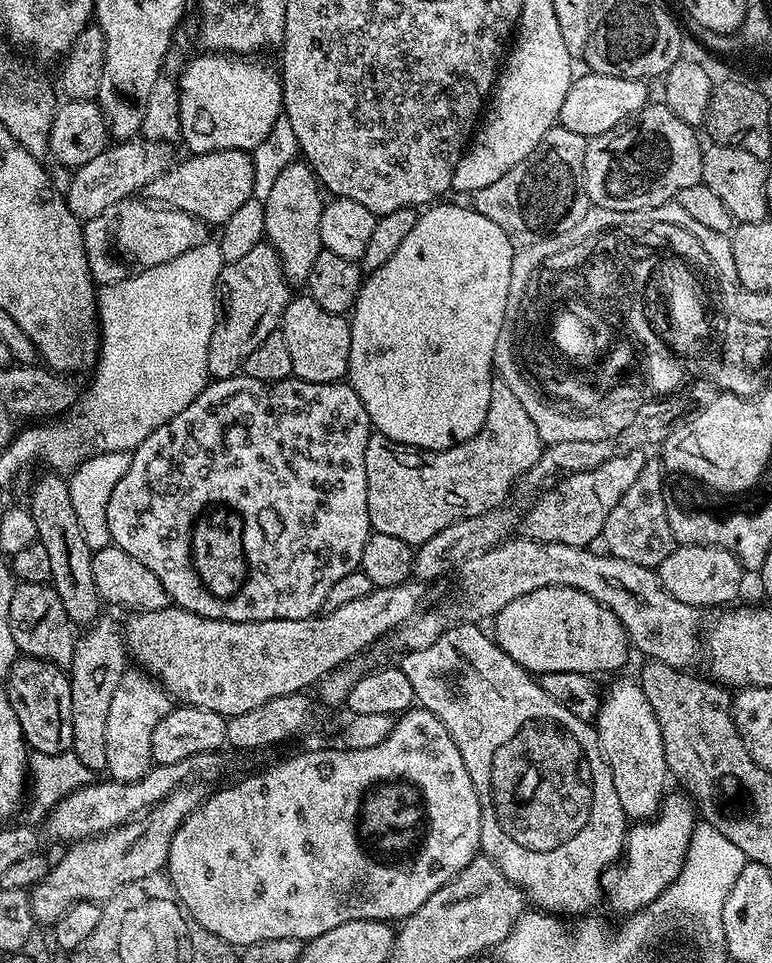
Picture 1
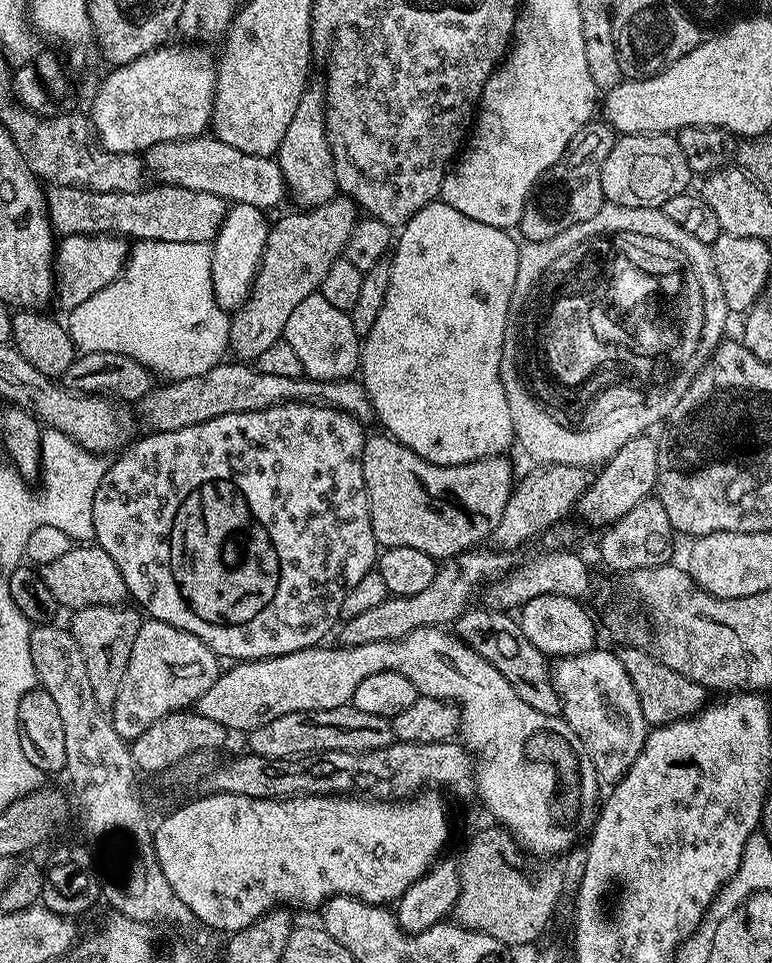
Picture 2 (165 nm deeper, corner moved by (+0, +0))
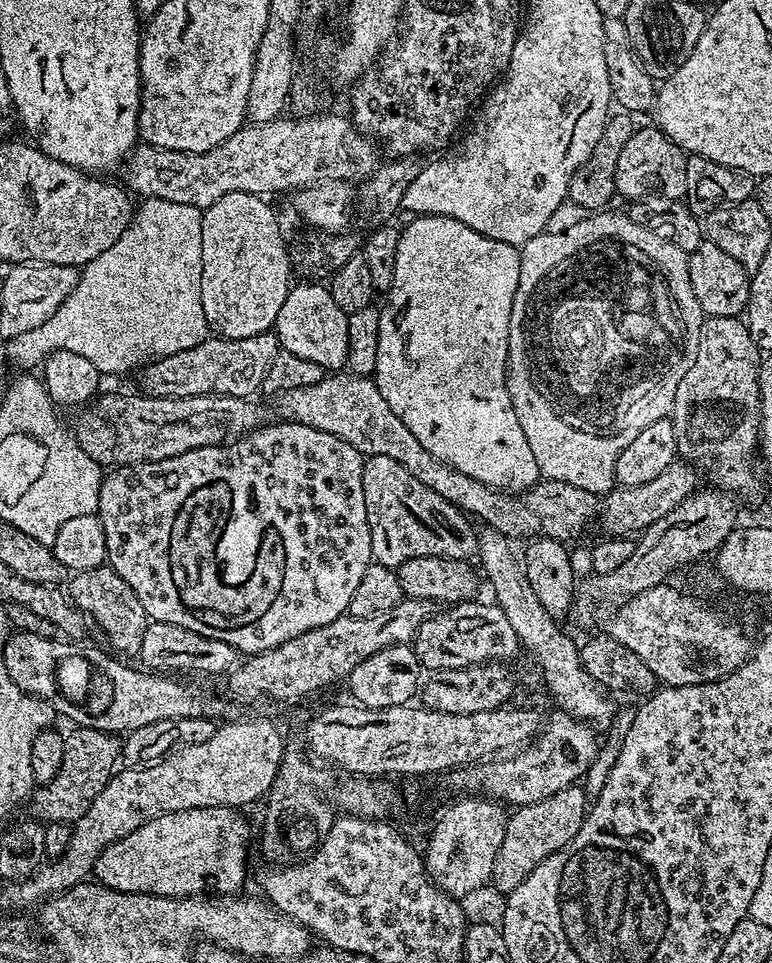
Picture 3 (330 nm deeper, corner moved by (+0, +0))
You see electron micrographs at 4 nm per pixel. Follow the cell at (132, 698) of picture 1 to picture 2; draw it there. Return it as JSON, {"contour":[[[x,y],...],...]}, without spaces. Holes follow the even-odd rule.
{"contour":[[[145,619],[138,630],[138,638],[134,638],[134,650],[130,650],[130,662],[126,662],[126,674],[122,677],[122,687],[118,689],[118,698],[110,705],[114,730],[118,730],[125,742],[131,742],[148,727],[154,726],[158,718],[166,718],[166,714],[171,712],[191,709],[196,700],[202,698],[210,686],[214,686],[222,671],[220,664],[221,657],[212,652],[202,638],[161,620]]]}

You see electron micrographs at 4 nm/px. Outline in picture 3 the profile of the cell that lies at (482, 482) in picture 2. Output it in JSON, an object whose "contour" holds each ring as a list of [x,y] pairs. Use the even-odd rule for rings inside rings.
{"contour":[[[370,456],[365,459],[364,469],[362,470],[362,494],[366,494],[366,518],[370,522],[372,559],[375,563],[386,566],[387,568],[397,569],[402,566],[402,562],[406,562],[410,558],[430,558],[433,556],[434,558],[454,558],[455,560],[471,561],[477,555],[478,532],[475,527],[472,529],[473,521],[453,504],[446,502],[446,498],[442,498],[442,494],[434,494],[434,490],[430,490],[430,486],[422,486],[422,482],[418,482],[418,478],[414,478],[414,474],[410,474],[410,470],[406,470],[406,466],[394,462],[394,458]]]}

